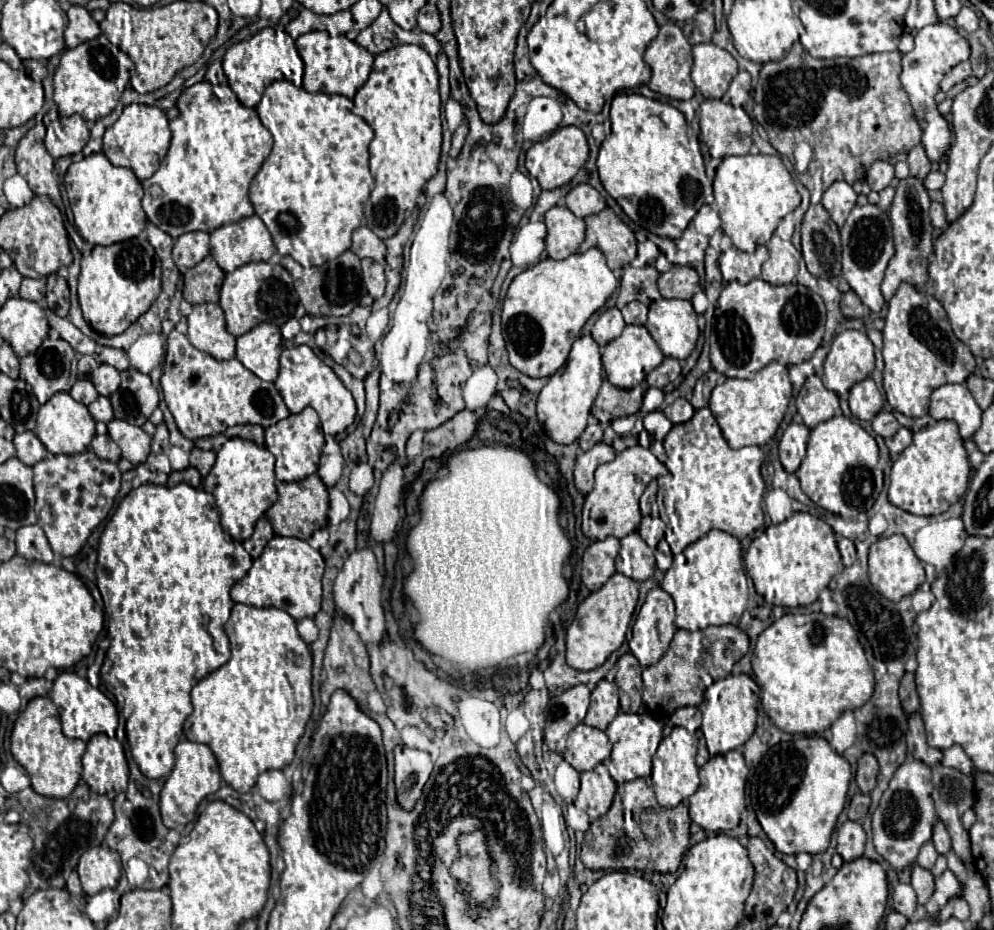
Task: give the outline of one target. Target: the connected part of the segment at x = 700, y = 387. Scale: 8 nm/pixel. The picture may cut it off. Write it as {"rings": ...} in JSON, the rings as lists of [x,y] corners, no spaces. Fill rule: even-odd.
{"rings":[[[710,370],[710,372],[706,372],[704,376],[700,376],[698,382],[696,382],[696,386],[694,386],[694,392],[692,392],[690,404],[692,404],[696,410],[708,406],[710,392],[714,390],[714,386],[722,384],[724,380],[726,380],[726,376],[720,374],[720,372],[716,372],[716,370]]]}

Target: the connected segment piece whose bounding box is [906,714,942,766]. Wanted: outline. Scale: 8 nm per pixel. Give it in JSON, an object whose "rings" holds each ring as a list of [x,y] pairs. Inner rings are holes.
{"rings":[[[912,714],[908,718],[908,756],[914,760],[922,760],[926,766],[934,766],[936,762],[942,760],[942,752],[926,744],[926,734],[924,734],[924,724],[920,714]]]}

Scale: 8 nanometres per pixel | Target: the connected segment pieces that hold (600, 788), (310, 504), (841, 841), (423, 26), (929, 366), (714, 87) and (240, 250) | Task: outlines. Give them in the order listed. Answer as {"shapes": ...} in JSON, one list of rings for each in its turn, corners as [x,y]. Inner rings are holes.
{"shapes":[[[[604,764],[580,774],[580,794],[576,800],[578,806],[586,810],[586,814],[592,820],[608,812],[614,794],[616,794],[616,782],[610,780],[610,774]]],[[[318,474],[308,476],[306,480],[294,484],[278,482],[276,488],[278,488],[278,500],[270,506],[266,516],[272,522],[272,528],[278,536],[296,536],[308,540],[316,530],[328,524],[328,490]]],[[[844,822],[844,826],[838,830],[838,854],[842,856],[844,862],[856,860],[864,854],[864,844],[866,844],[866,832],[858,822]]],[[[434,4],[422,6],[422,10],[418,14],[418,28],[428,34],[436,34],[440,30],[440,14]]],[[[902,284],[898,288],[894,298],[890,300],[888,314],[886,314],[884,321],[884,350],[882,350],[882,356],[884,356],[884,390],[888,404],[894,410],[902,412],[904,416],[920,418],[920,416],[928,414],[930,392],[934,388],[938,388],[942,384],[964,384],[966,382],[966,378],[976,368],[974,356],[972,356],[970,348],[954,336],[952,326],[946,318],[946,312],[944,312],[942,304],[934,296],[914,290],[910,284]]],[[[696,44],[692,48],[694,66],[692,82],[704,98],[722,98],[732,78],[738,74],[738,64],[730,52],[716,44]]],[[[256,214],[220,226],[210,234],[210,254],[224,272],[234,272],[248,262],[268,260],[274,252],[272,236]]]]}

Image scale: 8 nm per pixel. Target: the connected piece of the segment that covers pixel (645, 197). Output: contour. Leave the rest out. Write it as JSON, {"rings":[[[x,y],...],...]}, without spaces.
{"rings":[[[641,85],[627,92],[637,94],[616,94],[610,108],[610,120],[604,122],[605,139],[599,145],[598,174],[604,190],[622,206],[622,210],[630,216],[632,222],[646,228],[652,234],[662,238],[678,238],[688,222],[696,216],[702,204],[714,202],[713,182],[706,175],[704,160],[700,149],[699,132],[686,132],[686,121],[680,108],[674,106],[678,100],[670,103],[657,99],[657,93],[647,85]]]}

